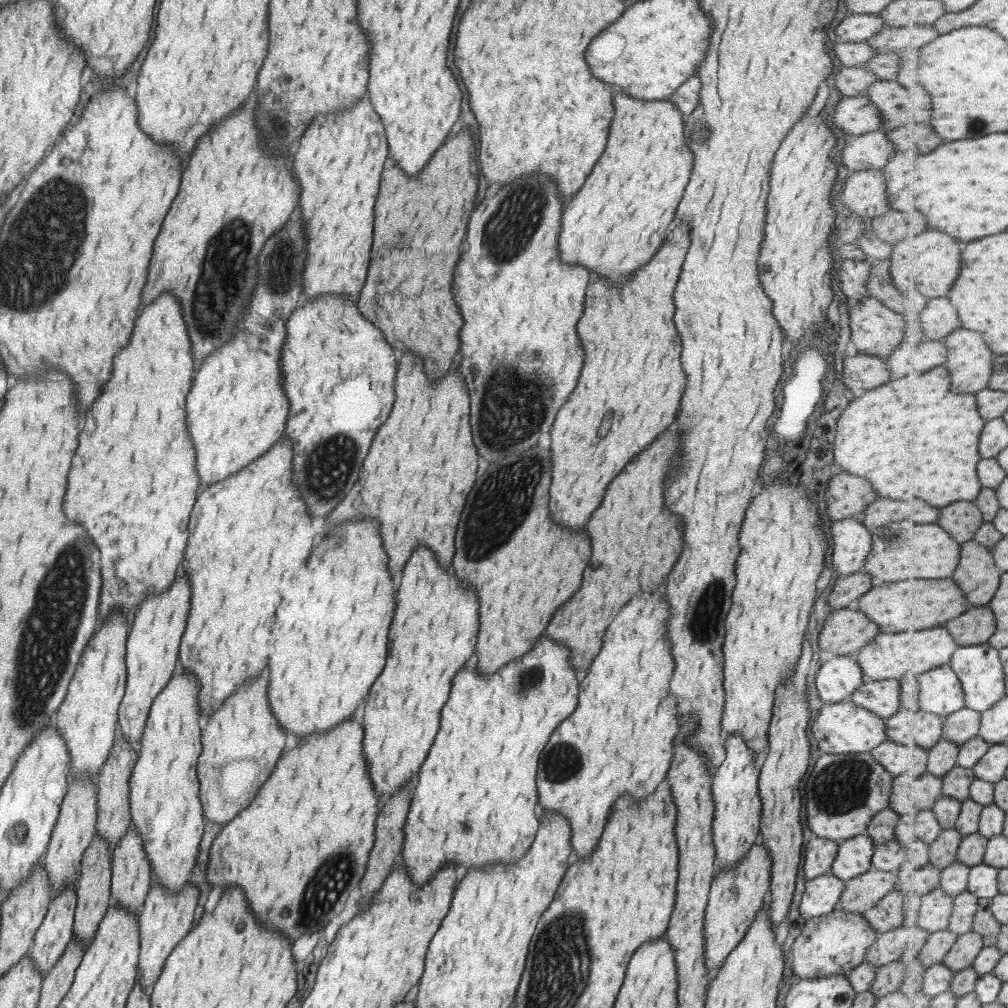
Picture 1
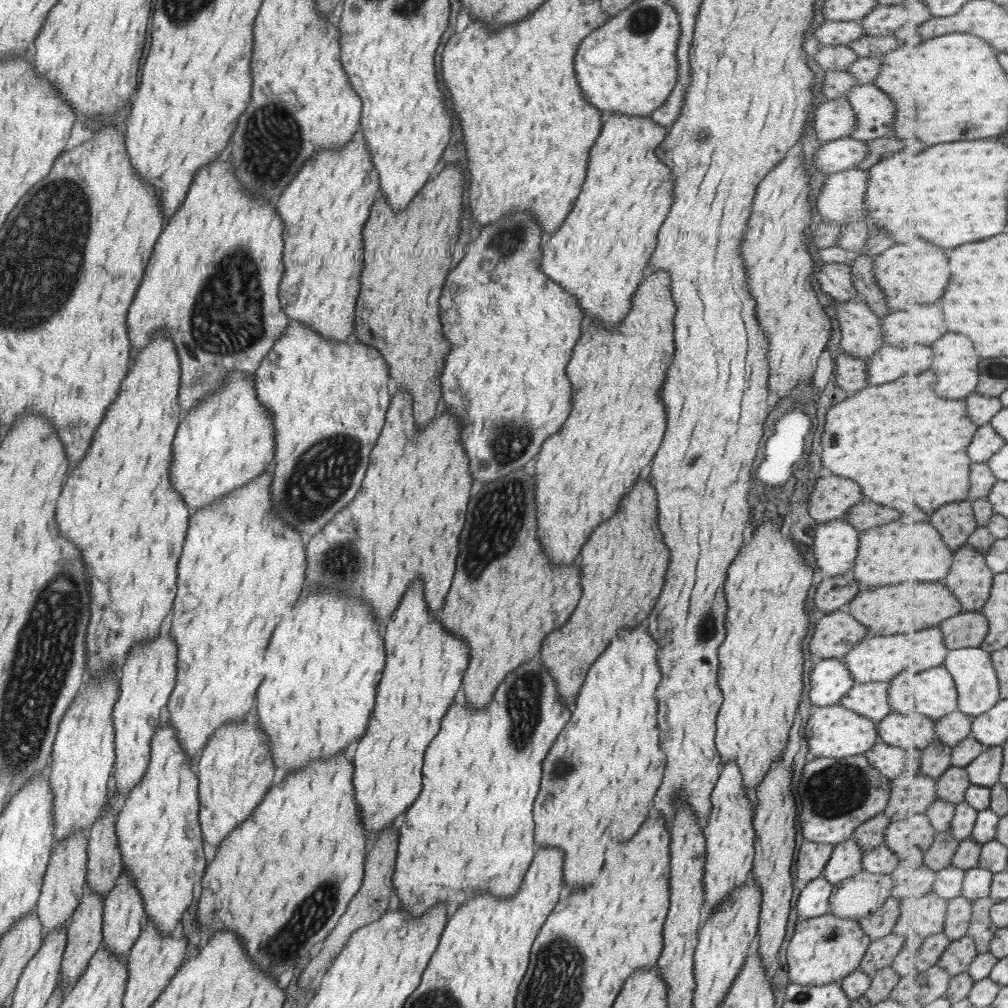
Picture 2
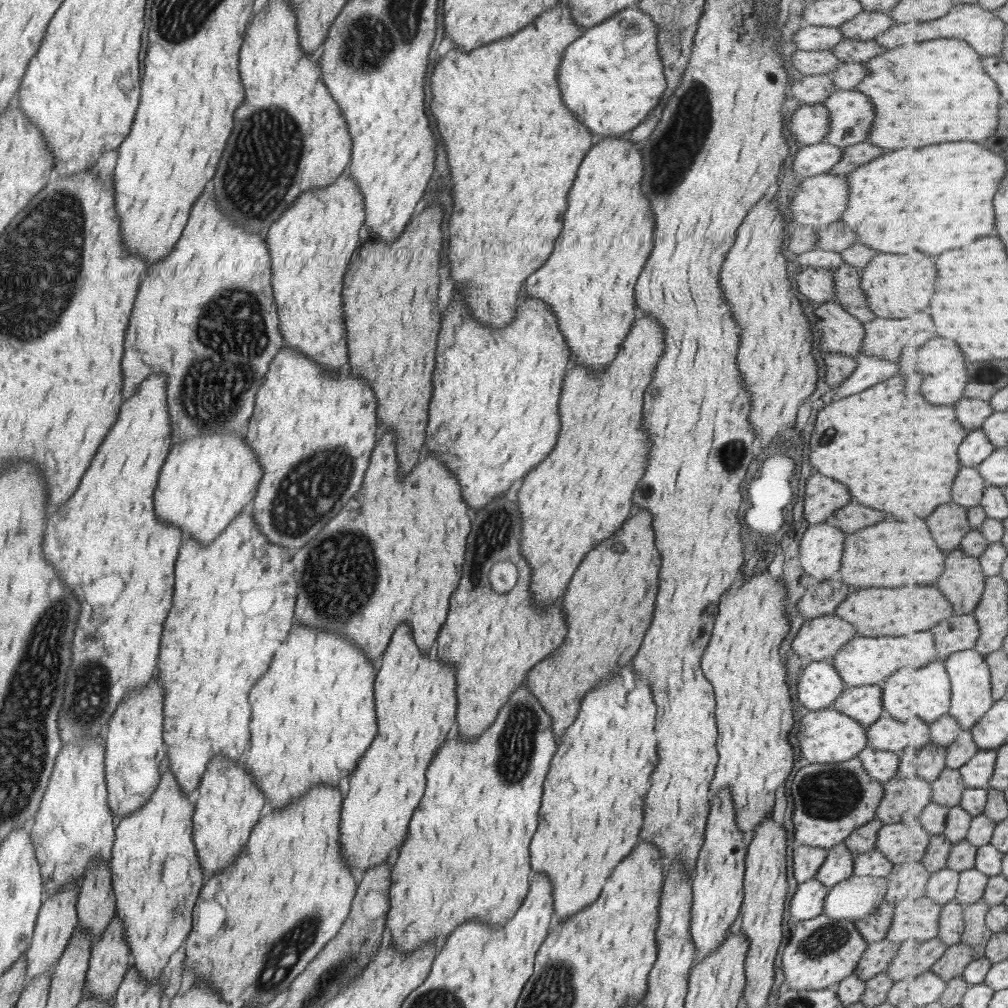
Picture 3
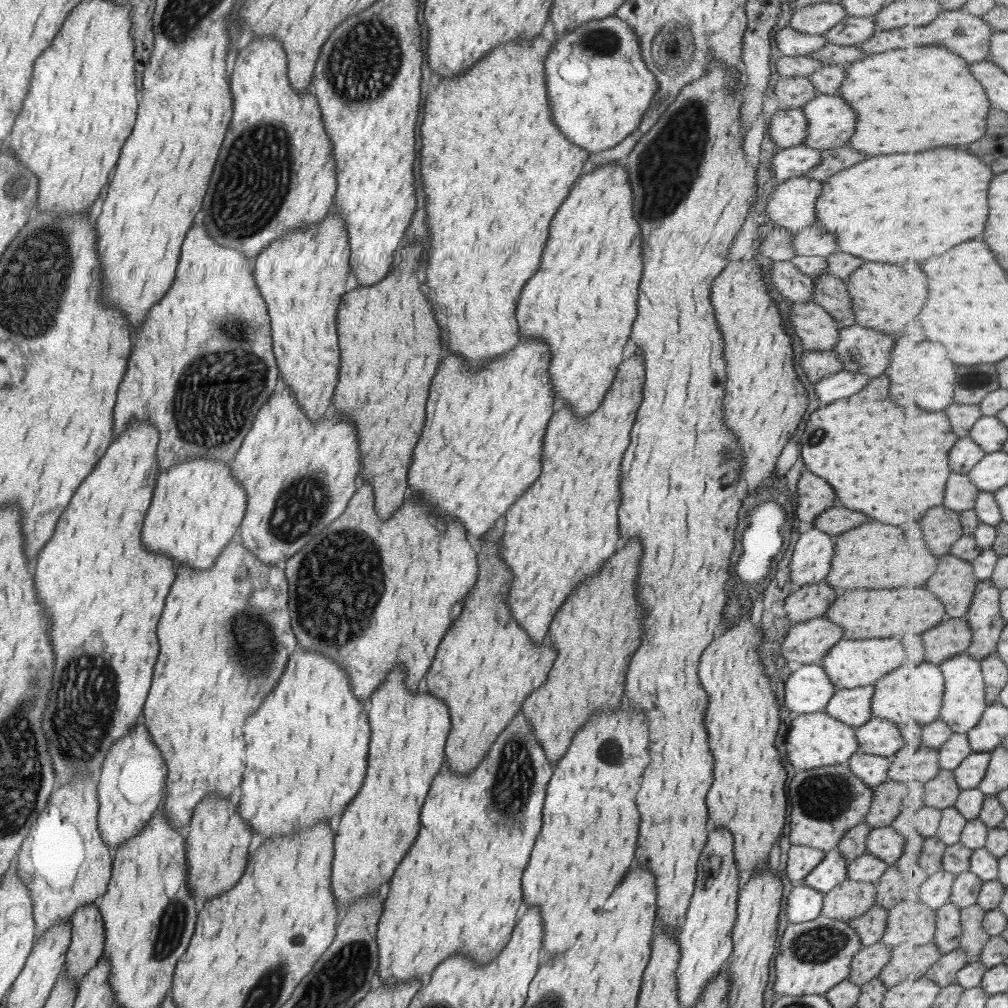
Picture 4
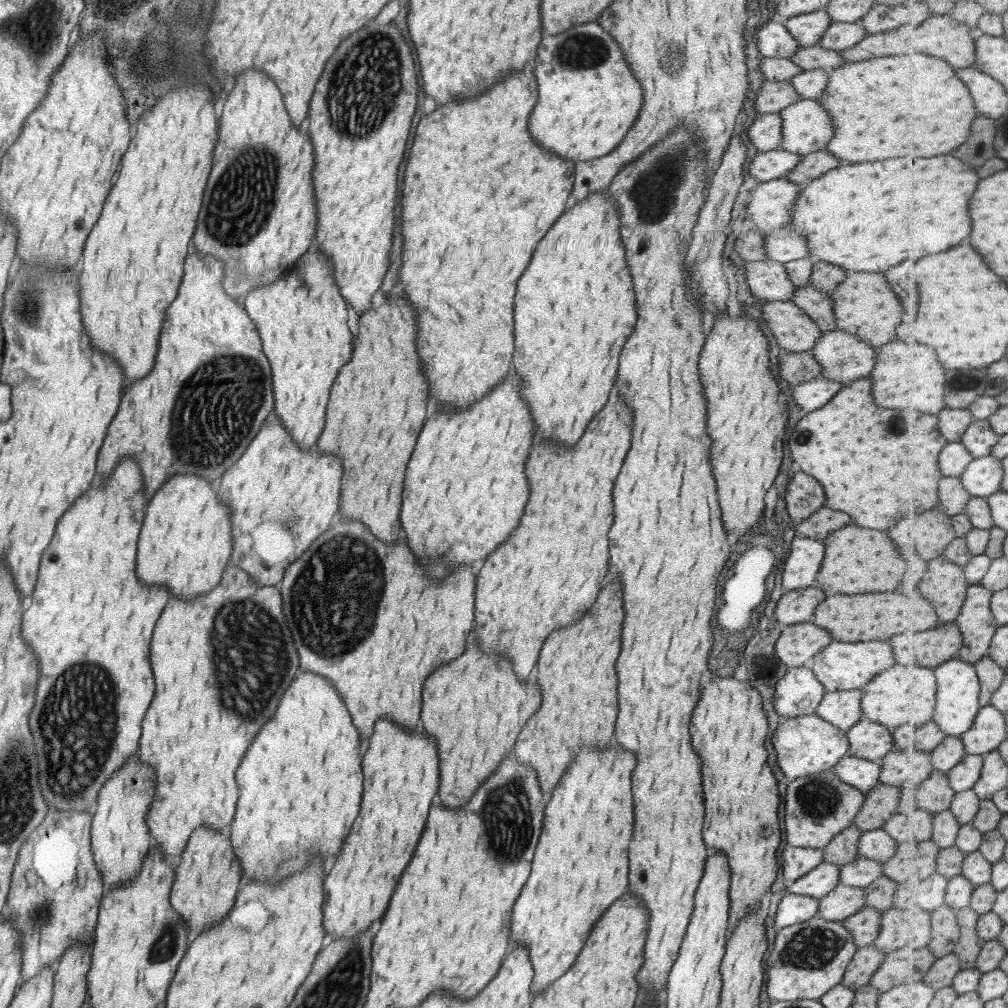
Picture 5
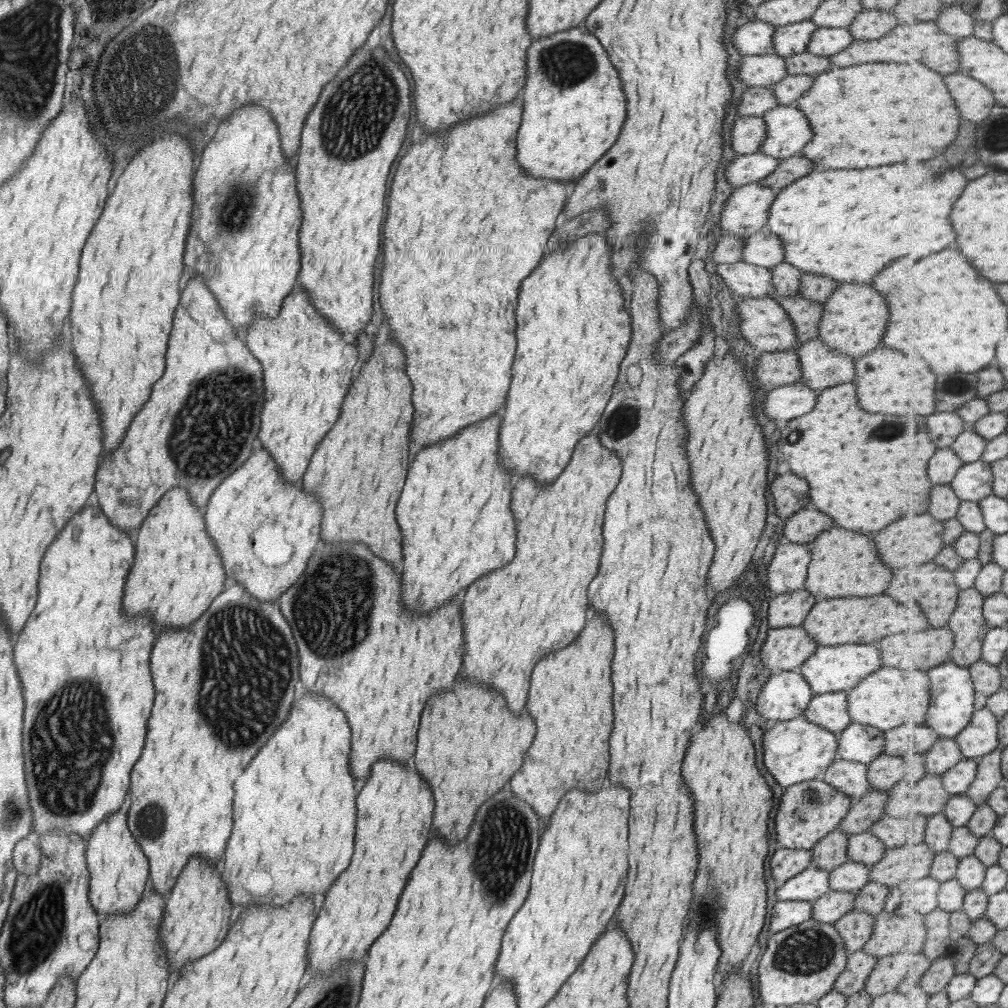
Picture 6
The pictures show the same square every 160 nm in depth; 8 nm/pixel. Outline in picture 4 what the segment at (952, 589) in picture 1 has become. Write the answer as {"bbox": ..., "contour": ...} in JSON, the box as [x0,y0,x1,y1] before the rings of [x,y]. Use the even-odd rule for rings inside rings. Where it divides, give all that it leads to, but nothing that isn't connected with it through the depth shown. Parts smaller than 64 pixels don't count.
{"bbox":[825,588,950,638],"contour":[[[895,588],[895,590],[853,590],[843,592],[831,602],[825,616],[843,629],[843,638],[903,637],[923,634],[950,619],[945,603],[925,588]]]}

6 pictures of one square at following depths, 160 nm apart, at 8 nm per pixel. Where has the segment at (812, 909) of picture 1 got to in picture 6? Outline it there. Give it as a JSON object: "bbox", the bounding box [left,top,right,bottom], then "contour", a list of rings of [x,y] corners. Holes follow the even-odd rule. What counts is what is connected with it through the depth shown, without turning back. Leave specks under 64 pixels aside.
{"bbox":[769,901,812,936],"contour":[[[777,901],[769,916],[769,936],[790,926],[805,922],[811,916],[812,903],[809,901]]]}

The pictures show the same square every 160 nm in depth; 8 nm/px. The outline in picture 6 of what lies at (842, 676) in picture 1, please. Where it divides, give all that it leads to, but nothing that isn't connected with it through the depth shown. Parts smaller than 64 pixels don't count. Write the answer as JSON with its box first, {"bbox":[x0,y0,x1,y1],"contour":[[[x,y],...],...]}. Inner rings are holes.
{"bbox":[755,670,813,723],"contour":[[[798,670],[774,671],[761,685],[755,697],[755,708],[759,716],[769,718],[771,723],[774,721],[787,721],[802,716],[812,696],[813,692],[811,692],[810,686],[805,682],[805,679],[800,675]]]}

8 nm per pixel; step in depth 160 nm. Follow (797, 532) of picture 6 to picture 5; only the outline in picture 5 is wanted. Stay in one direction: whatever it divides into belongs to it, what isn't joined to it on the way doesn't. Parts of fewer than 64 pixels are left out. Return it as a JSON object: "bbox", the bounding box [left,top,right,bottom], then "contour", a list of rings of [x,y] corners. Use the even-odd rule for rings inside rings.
{"bbox":[795,508,849,540],"contour":[[[821,508],[815,514],[800,520],[795,527],[796,536],[807,536],[815,540],[823,540],[829,532],[849,524],[849,516],[841,512],[833,512],[829,508]]]}

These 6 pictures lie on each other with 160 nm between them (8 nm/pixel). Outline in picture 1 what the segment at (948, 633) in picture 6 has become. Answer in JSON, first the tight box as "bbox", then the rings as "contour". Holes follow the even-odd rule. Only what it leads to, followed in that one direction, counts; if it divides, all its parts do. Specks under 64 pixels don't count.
{"bbox":[946,605,998,646],"contour":[[[990,605],[974,606],[966,614],[946,624],[960,646],[990,642],[998,629],[998,619]]]}

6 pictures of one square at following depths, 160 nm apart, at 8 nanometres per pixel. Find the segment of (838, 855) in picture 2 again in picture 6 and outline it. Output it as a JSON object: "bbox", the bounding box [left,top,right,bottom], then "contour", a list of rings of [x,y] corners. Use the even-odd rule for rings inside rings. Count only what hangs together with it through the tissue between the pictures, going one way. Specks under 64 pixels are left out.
{"bbox":[775,866,829,902],"contour":[[[814,866],[803,869],[775,890],[777,901],[813,902],[829,891],[829,874]]]}

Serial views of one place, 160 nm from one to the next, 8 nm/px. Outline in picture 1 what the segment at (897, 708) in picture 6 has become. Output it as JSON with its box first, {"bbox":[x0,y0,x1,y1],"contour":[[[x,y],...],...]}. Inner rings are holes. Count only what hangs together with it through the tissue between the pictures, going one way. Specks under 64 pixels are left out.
{"bbox":[903,664,967,716],"contour":[[[950,664],[928,670],[926,673],[921,673],[918,677],[905,677],[903,687],[910,695],[910,704],[915,709],[947,716],[967,707],[966,690],[962,679]]]}

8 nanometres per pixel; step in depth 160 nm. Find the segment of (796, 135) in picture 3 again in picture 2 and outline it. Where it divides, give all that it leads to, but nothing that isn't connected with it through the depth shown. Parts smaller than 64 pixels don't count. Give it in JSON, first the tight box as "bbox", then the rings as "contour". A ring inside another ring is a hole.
{"bbox":[813,97,855,143],"contour":[[[843,97],[821,101],[813,109],[813,130],[821,143],[847,137],[855,132],[855,117]]]}

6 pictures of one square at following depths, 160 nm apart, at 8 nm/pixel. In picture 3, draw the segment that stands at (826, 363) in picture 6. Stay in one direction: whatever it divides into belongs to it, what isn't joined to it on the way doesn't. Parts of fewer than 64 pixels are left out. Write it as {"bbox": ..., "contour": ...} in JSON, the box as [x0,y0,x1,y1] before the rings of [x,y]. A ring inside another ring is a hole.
{"bbox":[859,314,939,361],"contour":[[[931,314],[907,316],[907,322],[893,318],[875,318],[862,323],[863,342],[859,352],[865,356],[898,361],[901,346],[925,346],[931,338],[939,338],[935,318]]]}

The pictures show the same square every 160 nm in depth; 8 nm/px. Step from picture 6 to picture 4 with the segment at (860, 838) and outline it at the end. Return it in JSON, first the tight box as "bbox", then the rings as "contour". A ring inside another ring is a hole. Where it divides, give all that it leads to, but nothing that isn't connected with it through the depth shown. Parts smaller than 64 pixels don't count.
{"bbox":[866,826,903,866],"contour":[[[891,826],[871,829],[867,833],[866,853],[891,866],[903,854],[903,837]]]}

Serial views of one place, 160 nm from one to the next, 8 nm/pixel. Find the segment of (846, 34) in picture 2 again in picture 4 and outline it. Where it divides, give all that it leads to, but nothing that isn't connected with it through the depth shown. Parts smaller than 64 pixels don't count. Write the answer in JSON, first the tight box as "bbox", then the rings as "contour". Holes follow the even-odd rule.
{"bbox":[773,26,827,57],"contour":[[[789,26],[776,31],[773,40],[781,55],[789,57],[807,55],[827,43],[823,33],[805,34],[797,32]]]}

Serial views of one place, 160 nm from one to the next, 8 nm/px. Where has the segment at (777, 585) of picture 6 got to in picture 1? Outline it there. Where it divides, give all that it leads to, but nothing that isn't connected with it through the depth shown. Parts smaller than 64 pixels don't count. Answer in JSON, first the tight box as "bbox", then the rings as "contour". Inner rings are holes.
{"bbox":[829,517,871,576],"contour":[[[847,517],[832,521],[829,526],[831,544],[831,564],[838,576],[857,572],[871,548],[871,538],[865,526],[857,522],[857,517]]]}

